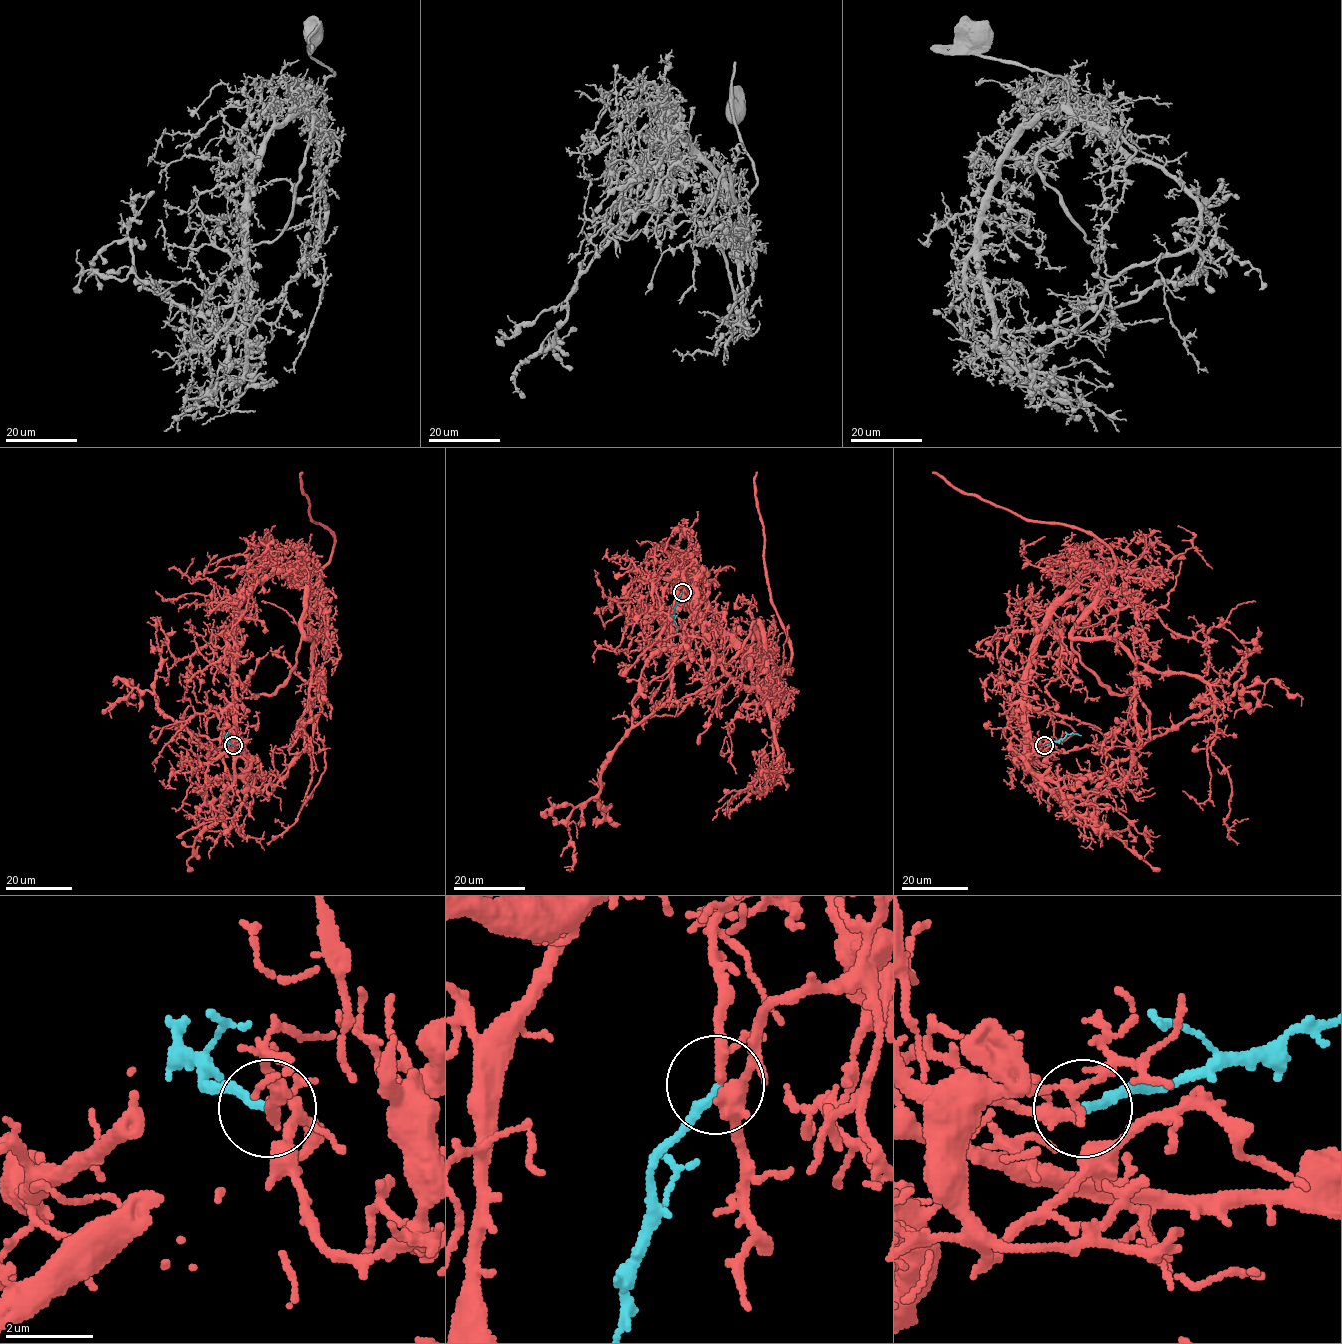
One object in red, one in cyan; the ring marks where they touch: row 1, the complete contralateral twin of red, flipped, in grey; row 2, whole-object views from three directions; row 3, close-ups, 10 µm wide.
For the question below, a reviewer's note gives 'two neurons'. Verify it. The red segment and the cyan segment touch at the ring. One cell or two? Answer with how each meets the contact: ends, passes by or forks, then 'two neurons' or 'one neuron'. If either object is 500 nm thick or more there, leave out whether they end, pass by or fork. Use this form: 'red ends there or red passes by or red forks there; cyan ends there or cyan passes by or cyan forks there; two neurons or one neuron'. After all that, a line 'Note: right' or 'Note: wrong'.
red forks there; cyan ends there; one neuron
Note: wrong

